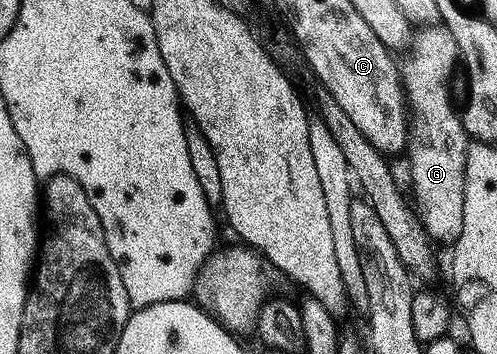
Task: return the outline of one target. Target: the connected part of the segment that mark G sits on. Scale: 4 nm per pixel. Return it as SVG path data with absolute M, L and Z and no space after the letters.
M442 24L425 26L414 31L406 54L407 59L401 62L401 77L409 111L405 155L411 165L410 193L432 243L454 244L465 220L465 160L469 145L467 129L457 106L455 110L451 103L451 90L447 87L451 73L461 62L457 40Z

